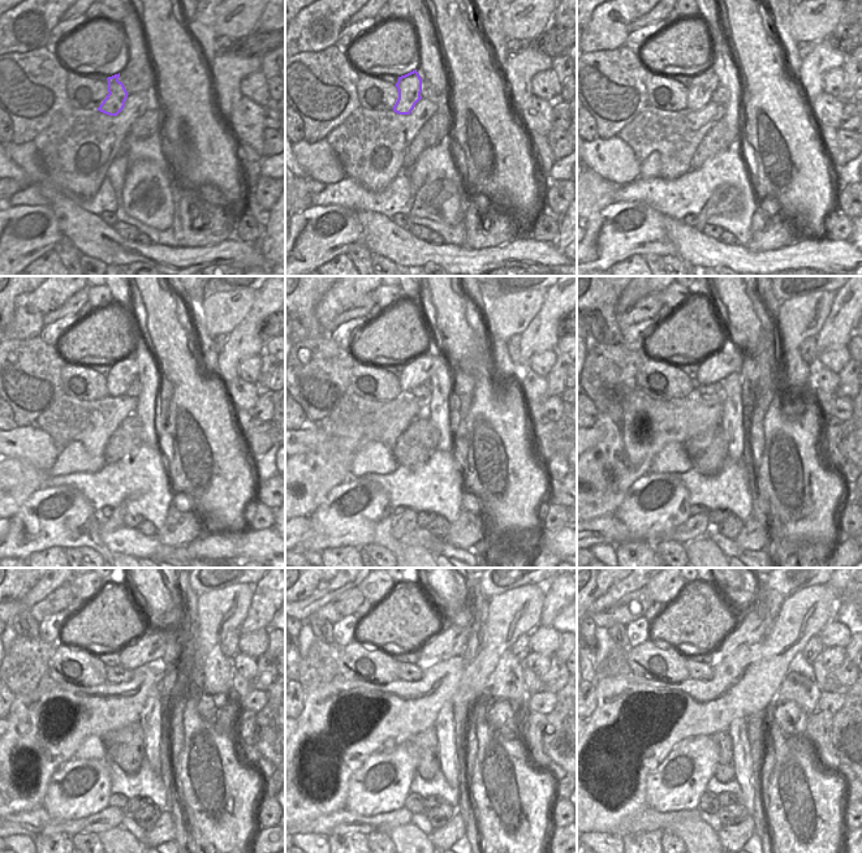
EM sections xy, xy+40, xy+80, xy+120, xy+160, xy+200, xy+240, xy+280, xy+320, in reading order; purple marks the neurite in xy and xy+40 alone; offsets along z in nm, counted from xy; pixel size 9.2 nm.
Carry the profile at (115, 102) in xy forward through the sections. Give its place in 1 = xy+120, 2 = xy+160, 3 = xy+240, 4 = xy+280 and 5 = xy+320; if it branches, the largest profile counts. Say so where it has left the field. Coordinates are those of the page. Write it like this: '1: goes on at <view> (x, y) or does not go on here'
1: goes on at xy+120 (124, 371)
2: goes on at xy+160 (419, 369)
3: goes on at xy+240 (151, 646)
4: goes on at xy+280 (452, 641)
5: goes on at xy+320 (757, 623)

